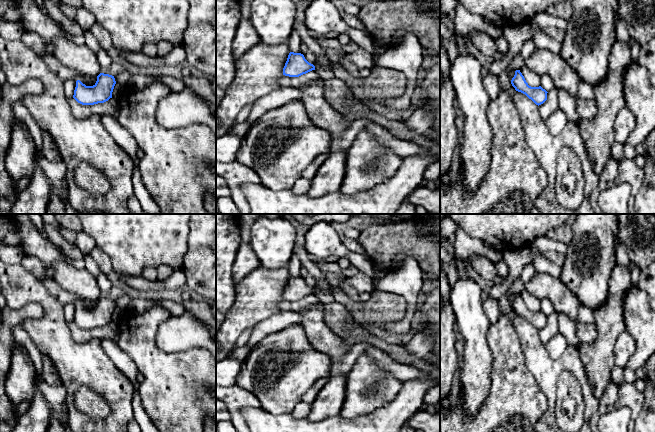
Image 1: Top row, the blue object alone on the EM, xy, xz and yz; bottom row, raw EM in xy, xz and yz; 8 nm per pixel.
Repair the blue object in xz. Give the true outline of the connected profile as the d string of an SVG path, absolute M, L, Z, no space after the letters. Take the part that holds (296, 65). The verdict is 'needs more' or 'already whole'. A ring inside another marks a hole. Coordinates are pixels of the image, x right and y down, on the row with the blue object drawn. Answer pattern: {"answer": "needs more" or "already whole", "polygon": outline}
{"answer": "already whole", "polygon": "M290 52L283 68L283 75L299 77L312 70L315 70L315 66L309 63L303 54Z"}

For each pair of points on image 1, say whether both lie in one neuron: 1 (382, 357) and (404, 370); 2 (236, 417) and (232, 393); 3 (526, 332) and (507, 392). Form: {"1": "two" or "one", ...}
{"1": "one", "2": "one", "3": "two"}

